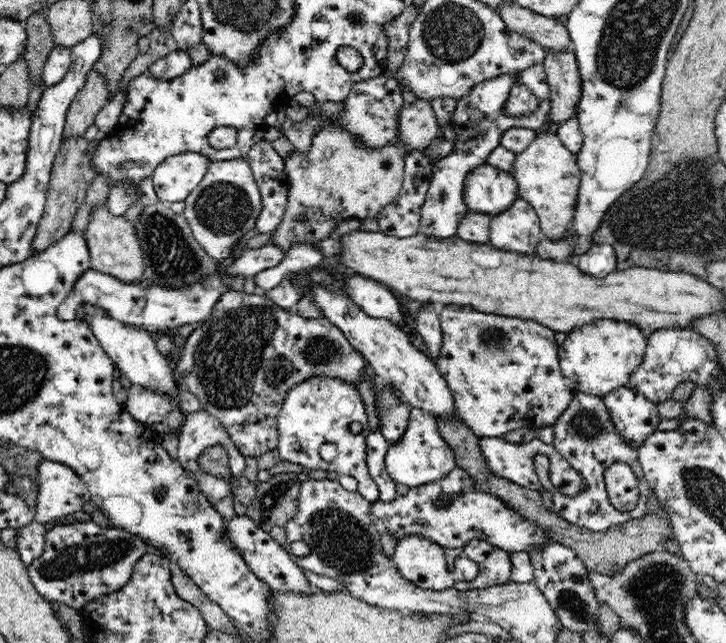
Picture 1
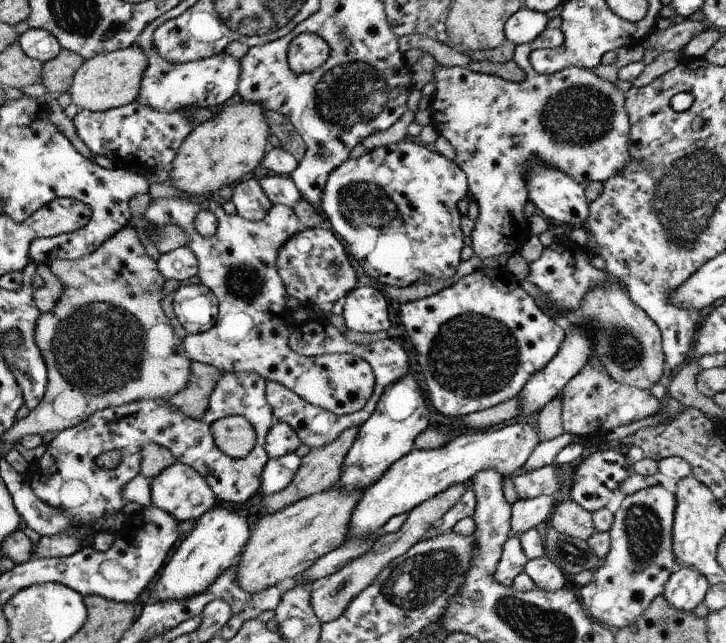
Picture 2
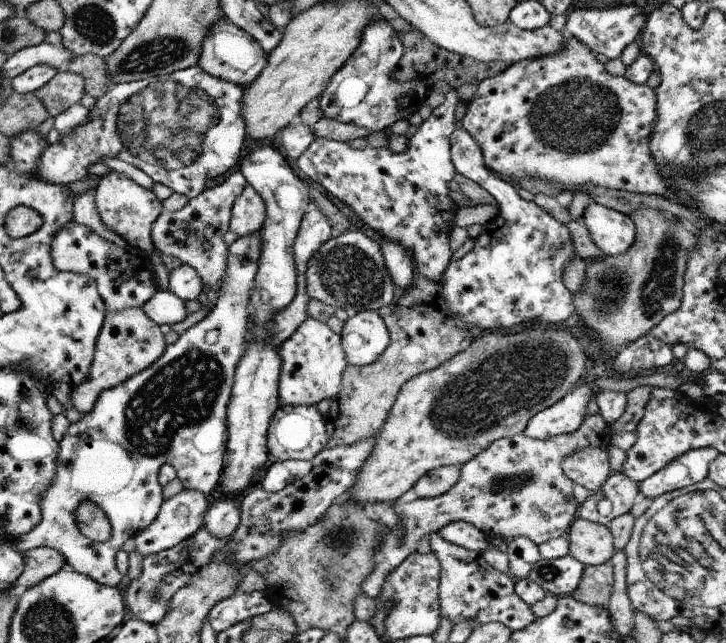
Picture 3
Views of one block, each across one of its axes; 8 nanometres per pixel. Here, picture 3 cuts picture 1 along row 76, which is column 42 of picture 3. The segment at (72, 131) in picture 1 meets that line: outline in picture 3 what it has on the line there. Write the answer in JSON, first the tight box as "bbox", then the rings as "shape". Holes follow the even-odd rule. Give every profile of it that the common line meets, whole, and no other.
{"bbox":[34,70,85,117],"shape":[[[69,70],[58,71],[48,83],[41,86],[34,94],[55,117],[61,115],[73,104],[80,102],[85,94],[85,77]]]}

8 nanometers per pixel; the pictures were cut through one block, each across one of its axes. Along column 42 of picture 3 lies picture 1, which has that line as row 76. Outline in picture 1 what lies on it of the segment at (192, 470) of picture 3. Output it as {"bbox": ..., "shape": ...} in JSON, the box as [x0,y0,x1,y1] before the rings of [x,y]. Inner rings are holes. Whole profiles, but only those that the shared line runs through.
{"bbox":[419,63,550,239],"shape":[[[543,63],[525,68],[519,75],[498,75],[494,79],[484,80],[472,87],[471,91],[458,99],[450,125],[456,134],[453,142],[453,151],[437,160],[433,164],[433,176],[428,186],[428,194],[421,208],[419,233],[440,239],[453,239],[456,237],[460,221],[469,211],[464,203],[464,180],[468,172],[486,164],[490,152],[500,144],[500,136],[508,128],[530,128],[537,132],[545,130],[550,112],[550,87],[547,81]],[[516,82],[532,91],[538,97],[540,107],[532,114],[512,117],[503,113],[503,108],[508,98],[510,89]]]}

